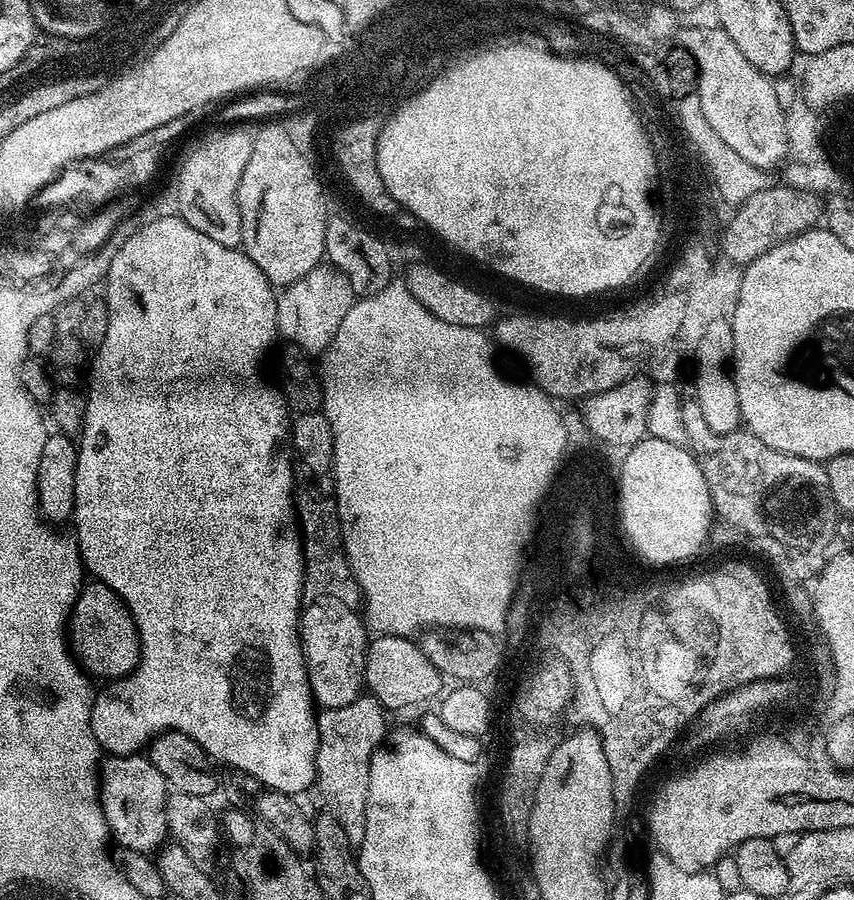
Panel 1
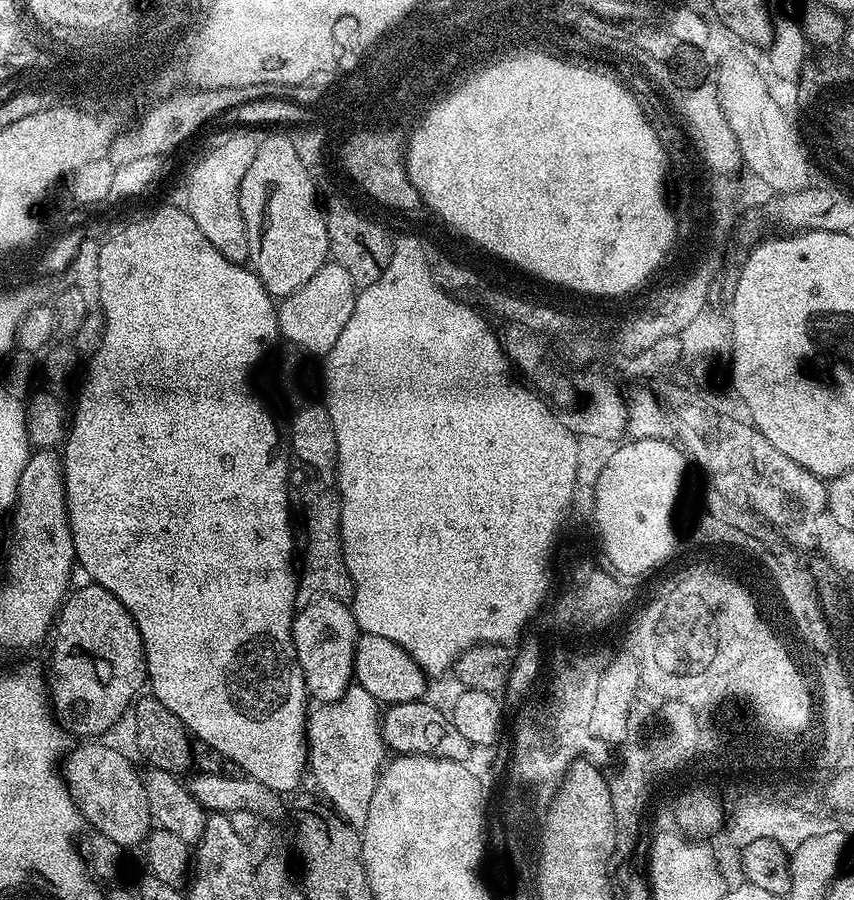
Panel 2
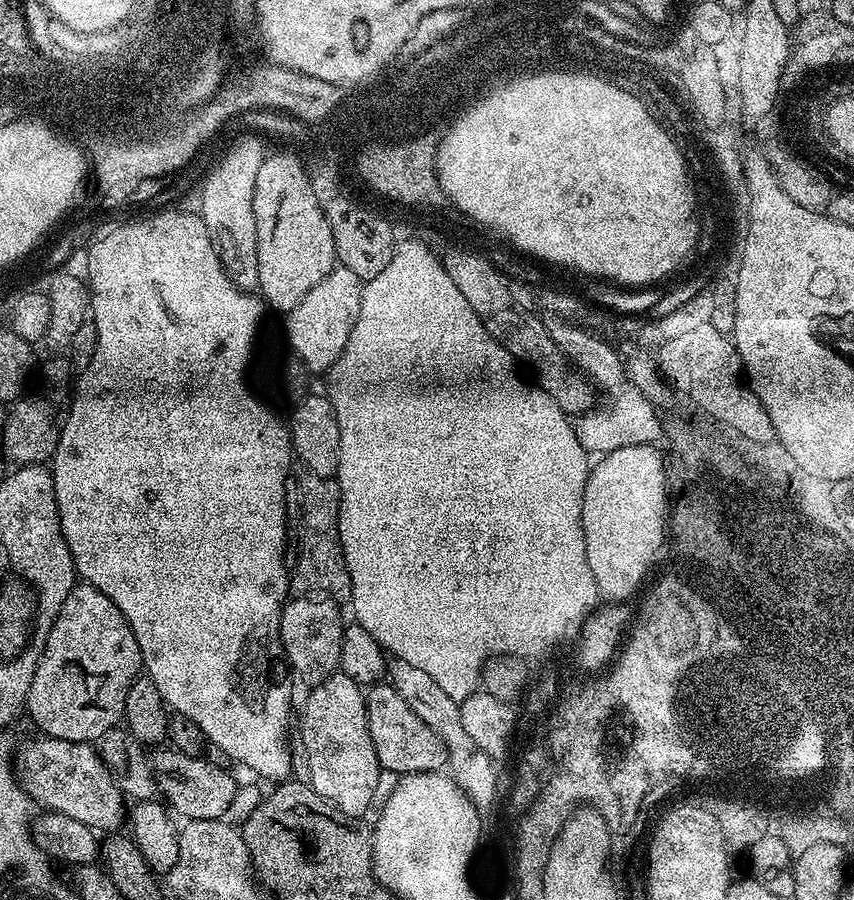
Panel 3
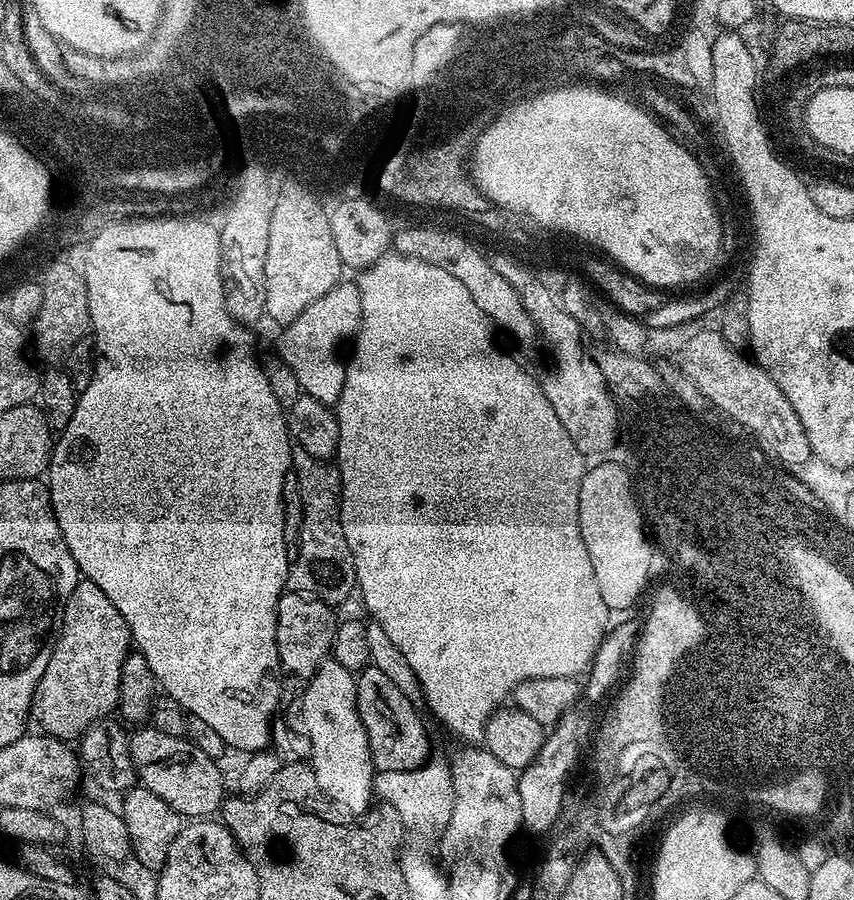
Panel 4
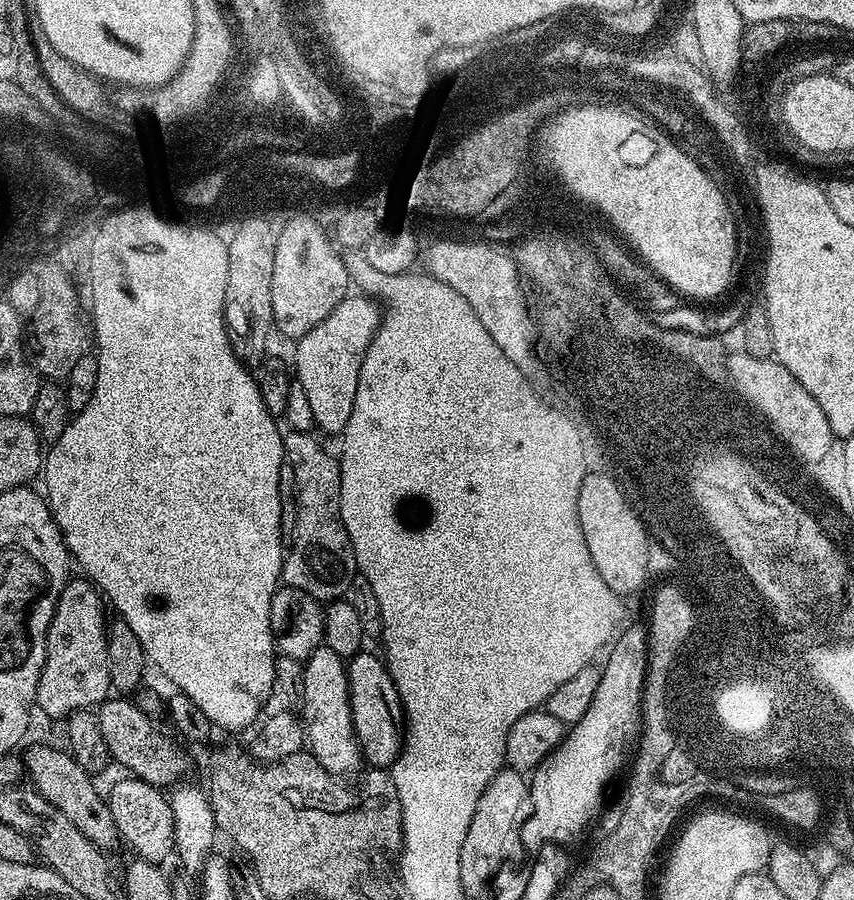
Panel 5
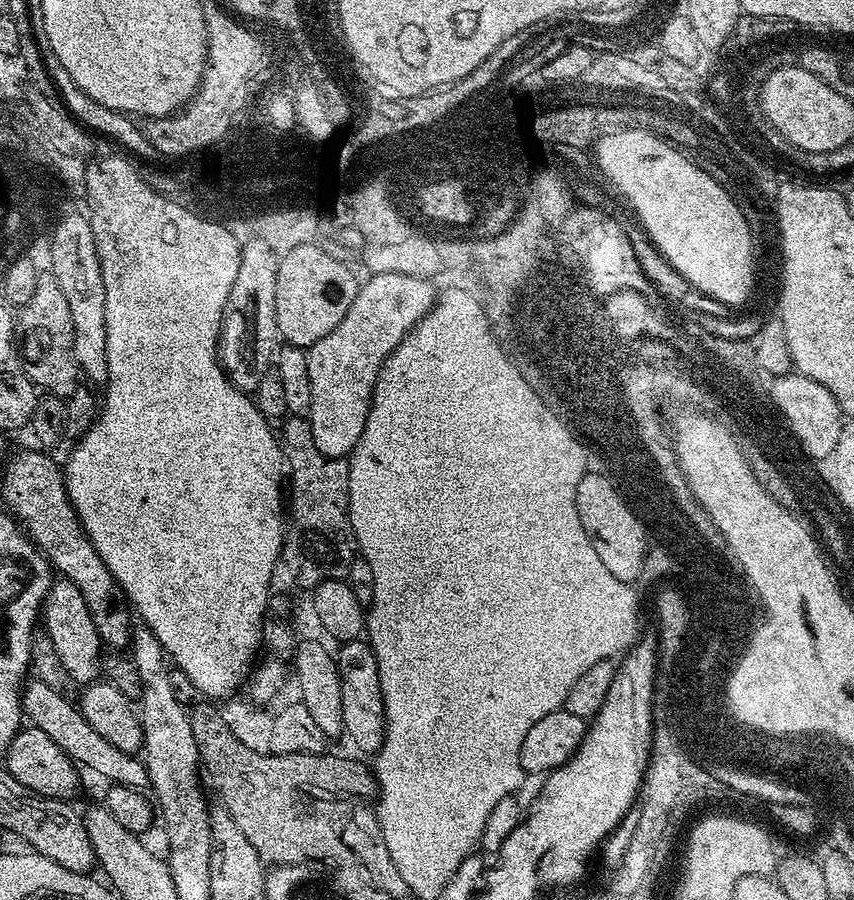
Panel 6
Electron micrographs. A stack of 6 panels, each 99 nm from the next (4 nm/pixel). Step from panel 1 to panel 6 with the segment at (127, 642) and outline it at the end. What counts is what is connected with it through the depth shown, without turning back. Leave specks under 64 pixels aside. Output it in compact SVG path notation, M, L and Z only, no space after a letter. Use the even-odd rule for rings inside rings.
M60 578L50 586L42 605L42 628L50 638L58 662L62 664L73 685L87 686L97 679L102 672L102 645L100 635L94 626L94 618L90 618L90 610L86 610L86 602L82 598L82 590L74 586L74 582Z

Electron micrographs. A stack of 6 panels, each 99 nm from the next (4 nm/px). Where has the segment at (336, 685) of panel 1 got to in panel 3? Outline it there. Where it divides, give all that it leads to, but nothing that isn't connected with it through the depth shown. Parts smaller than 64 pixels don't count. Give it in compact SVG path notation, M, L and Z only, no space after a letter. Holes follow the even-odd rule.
M307 596L289 599L280 619L280 640L291 671L313 688L332 676L339 669L341 640L345 623L342 622L337 601L328 597Z

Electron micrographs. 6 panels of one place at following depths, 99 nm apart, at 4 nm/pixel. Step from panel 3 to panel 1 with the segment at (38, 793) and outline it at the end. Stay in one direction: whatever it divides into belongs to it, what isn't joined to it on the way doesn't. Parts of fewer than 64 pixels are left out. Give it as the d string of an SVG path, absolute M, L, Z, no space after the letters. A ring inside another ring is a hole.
M109 755L100 773L100 805L109 833L120 848L152 854L169 839L166 810L170 789L168 783L149 762L147 755Z

